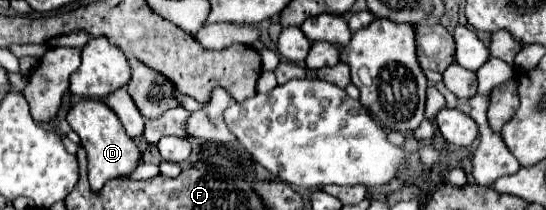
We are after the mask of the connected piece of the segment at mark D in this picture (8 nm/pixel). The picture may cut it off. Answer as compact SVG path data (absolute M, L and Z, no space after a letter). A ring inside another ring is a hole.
M79 100L67 112L67 122L73 128L73 132L79 134L81 146L87 150L89 184L91 184L93 192L99 192L107 180L129 174L139 166L141 152L139 152L137 144L125 134L125 128L123 128L121 120L117 118L117 114L105 102Z

